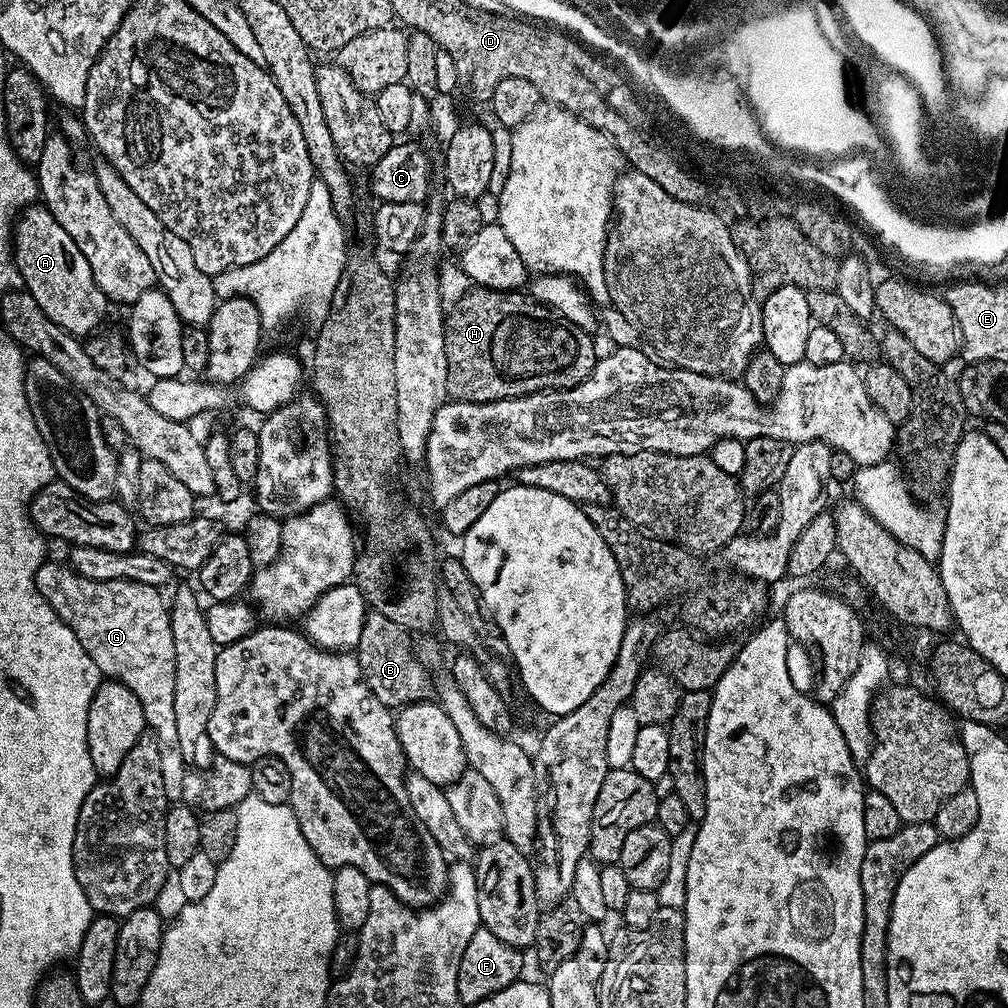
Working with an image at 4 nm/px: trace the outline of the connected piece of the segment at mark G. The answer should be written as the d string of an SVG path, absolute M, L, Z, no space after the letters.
M46 562L36 571L36 589L46 602L74 630L82 650L94 658L101 677L116 680L127 686L142 706L147 731L158 742L158 759L162 761L162 786L166 786L169 801L176 802L184 794L184 773L186 765L182 749L178 746L178 730L174 715L174 634L168 617L170 608L163 600L161 589L151 588L142 582L129 580L95 580L75 567Z

